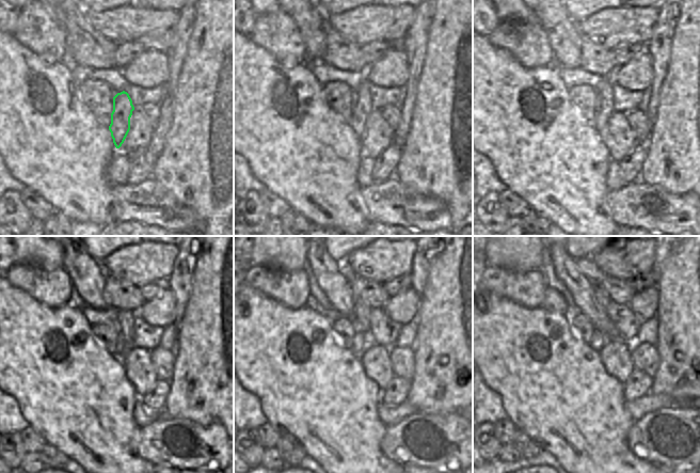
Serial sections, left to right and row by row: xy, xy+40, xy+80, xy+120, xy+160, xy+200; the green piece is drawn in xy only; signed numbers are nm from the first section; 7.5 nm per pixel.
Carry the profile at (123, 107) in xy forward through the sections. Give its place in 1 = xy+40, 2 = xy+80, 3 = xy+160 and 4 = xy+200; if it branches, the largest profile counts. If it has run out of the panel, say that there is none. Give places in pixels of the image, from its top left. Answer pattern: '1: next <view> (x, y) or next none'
1: next xy+40 (362, 108)
2: next xy+80 (604, 90)
3: next xy+160 (362, 311)
4: next xy+200 (601, 296)

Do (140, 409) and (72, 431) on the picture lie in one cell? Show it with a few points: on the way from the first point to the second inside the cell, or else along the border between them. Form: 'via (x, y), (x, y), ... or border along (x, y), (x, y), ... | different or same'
border along (138, 399), (134, 404), (132, 418), (140, 428) | different

